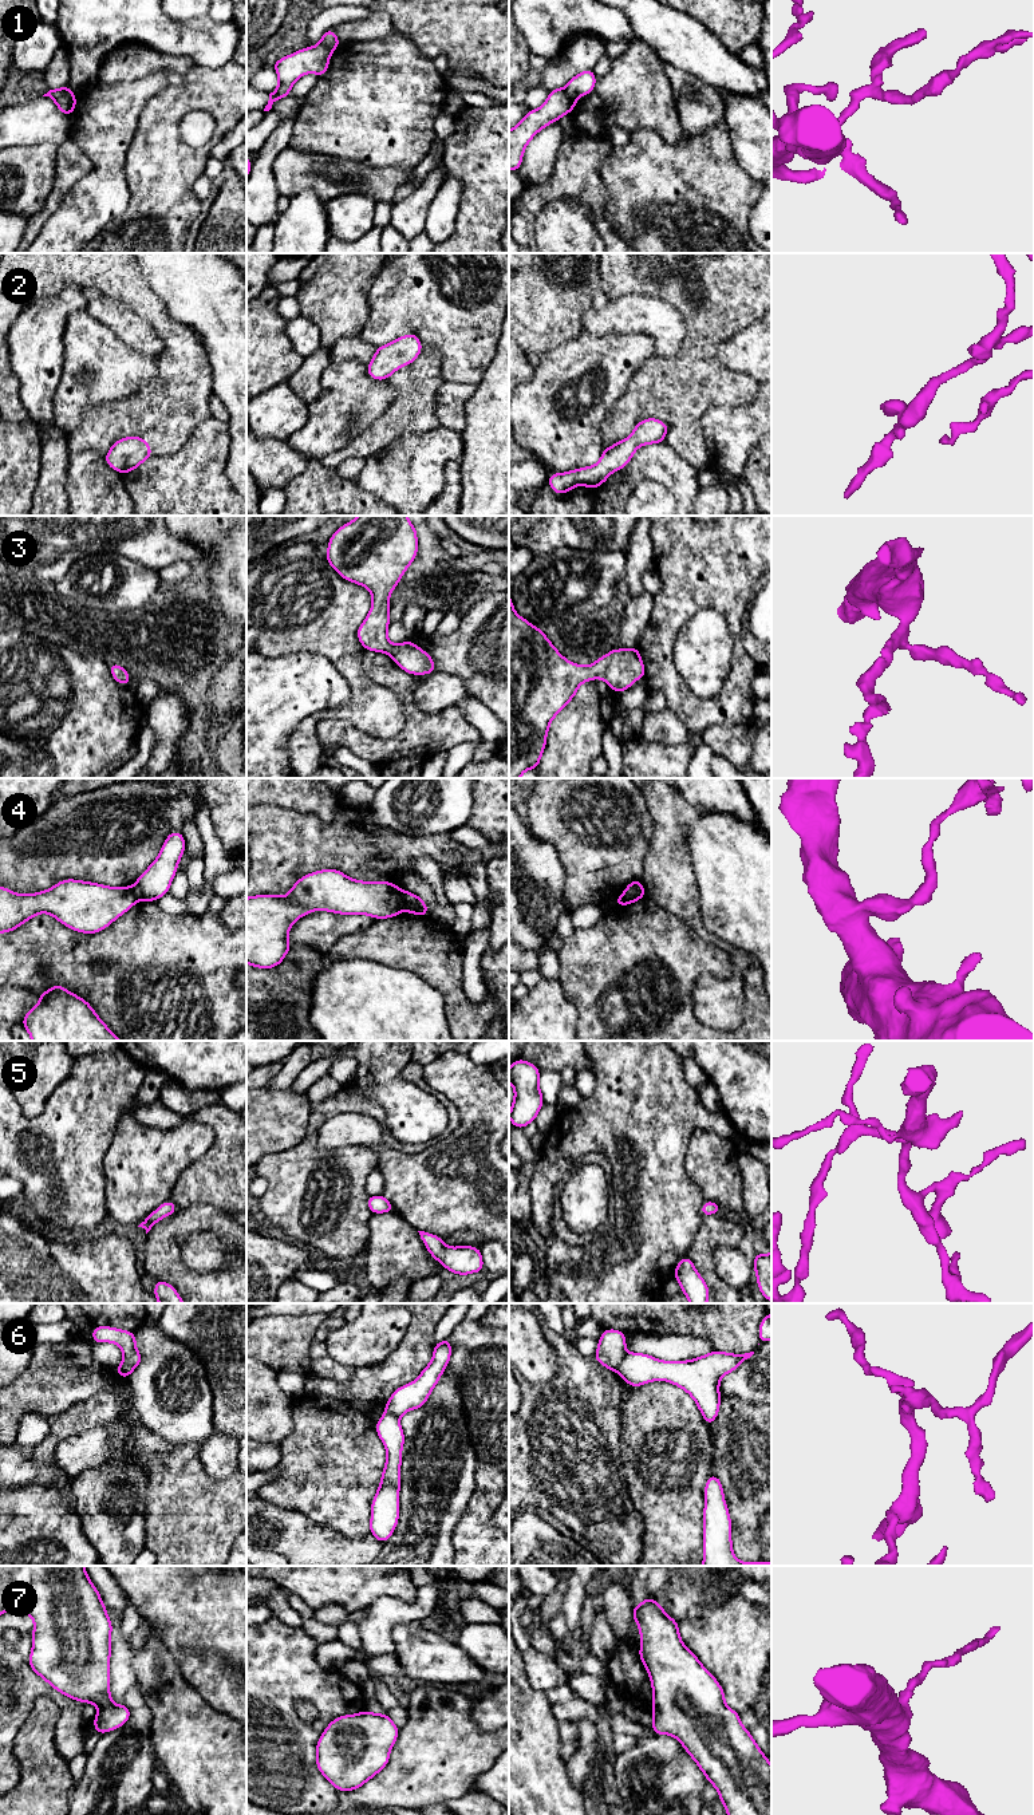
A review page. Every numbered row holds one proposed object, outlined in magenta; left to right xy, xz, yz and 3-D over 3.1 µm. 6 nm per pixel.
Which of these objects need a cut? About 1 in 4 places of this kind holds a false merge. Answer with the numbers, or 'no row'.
1, 4, 6

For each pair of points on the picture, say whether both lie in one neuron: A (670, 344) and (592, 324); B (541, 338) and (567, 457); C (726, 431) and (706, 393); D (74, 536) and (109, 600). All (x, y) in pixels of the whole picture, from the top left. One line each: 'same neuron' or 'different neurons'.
A: same neuron
B: different neurons
C: different neurons
D: different neurons

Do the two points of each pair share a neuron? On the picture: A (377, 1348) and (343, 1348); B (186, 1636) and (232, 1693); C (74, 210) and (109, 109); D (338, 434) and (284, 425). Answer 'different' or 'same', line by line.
A: same
B: same
C: same
D: different

